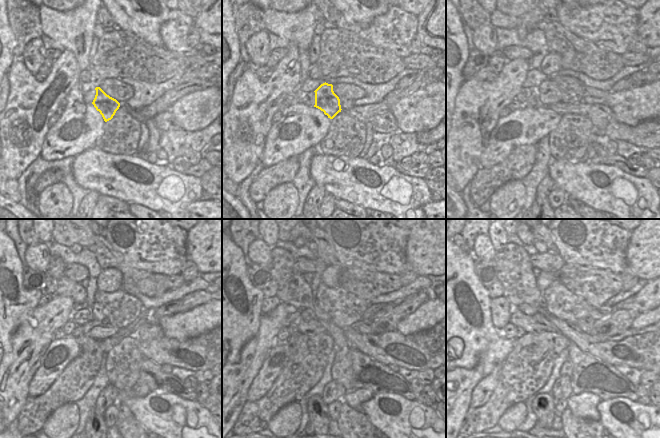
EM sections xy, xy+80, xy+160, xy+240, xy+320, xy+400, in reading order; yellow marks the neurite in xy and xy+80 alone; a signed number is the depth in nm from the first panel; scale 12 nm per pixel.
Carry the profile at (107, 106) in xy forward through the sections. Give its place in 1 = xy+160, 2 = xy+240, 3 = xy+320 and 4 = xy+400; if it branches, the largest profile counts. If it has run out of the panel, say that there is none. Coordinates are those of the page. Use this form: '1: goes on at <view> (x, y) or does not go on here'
1: goes on at xy+160 (549, 94)
2: goes on at xy+240 (96, 310)
3: goes on at xy+320 (319, 305)
4: goes on at xy+400 (542, 302)

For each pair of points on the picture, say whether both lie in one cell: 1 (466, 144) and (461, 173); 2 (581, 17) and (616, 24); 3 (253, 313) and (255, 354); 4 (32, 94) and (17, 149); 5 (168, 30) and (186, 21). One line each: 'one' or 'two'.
1: one
2: one
3: two
4: one
5: one

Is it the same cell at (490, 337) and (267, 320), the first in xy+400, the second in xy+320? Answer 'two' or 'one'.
two

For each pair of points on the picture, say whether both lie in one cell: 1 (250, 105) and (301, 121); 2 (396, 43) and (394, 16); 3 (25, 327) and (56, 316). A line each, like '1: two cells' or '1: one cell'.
1: two cells
2: one cell
3: one cell

